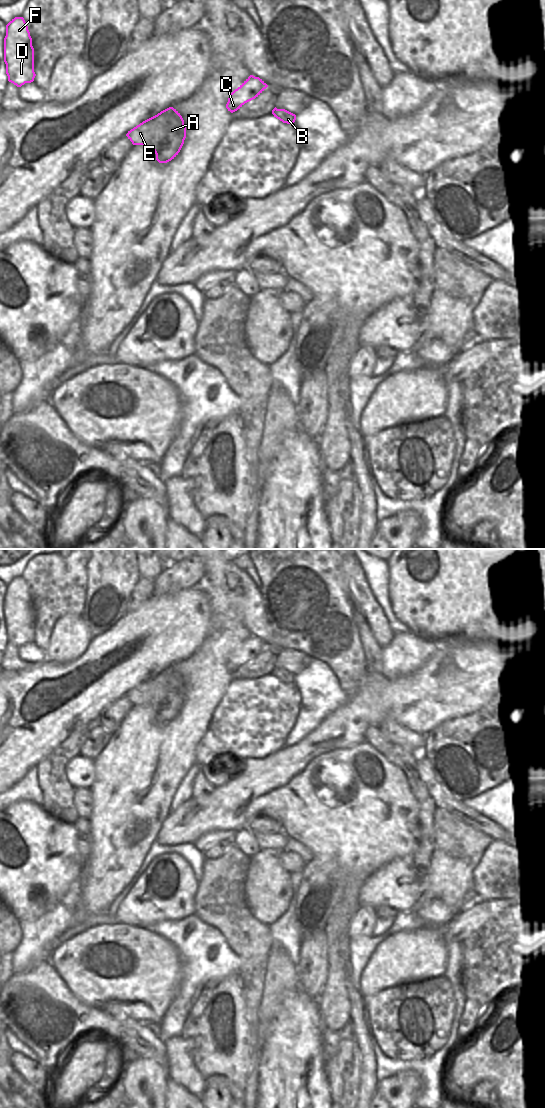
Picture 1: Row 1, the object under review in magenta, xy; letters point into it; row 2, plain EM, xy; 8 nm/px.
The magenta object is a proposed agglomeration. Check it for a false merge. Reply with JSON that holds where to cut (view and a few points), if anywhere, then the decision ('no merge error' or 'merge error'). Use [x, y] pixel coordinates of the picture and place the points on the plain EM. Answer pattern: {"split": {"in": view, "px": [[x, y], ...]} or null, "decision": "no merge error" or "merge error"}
{"split": null, "decision": "no merge error"}

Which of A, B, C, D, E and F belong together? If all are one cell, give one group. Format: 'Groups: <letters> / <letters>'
Groups: A B C D E F

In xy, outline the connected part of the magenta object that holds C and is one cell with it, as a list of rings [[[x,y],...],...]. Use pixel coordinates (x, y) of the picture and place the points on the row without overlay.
[[[250,635],[229,656],[226,668],[231,673],[240,669],[245,663],[258,657],[268,645],[259,637]]]

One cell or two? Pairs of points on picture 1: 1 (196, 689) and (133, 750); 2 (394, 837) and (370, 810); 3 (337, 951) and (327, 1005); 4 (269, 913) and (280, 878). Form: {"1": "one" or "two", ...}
{"1": "one", "2": "one", "3": "one", "4": "one"}

